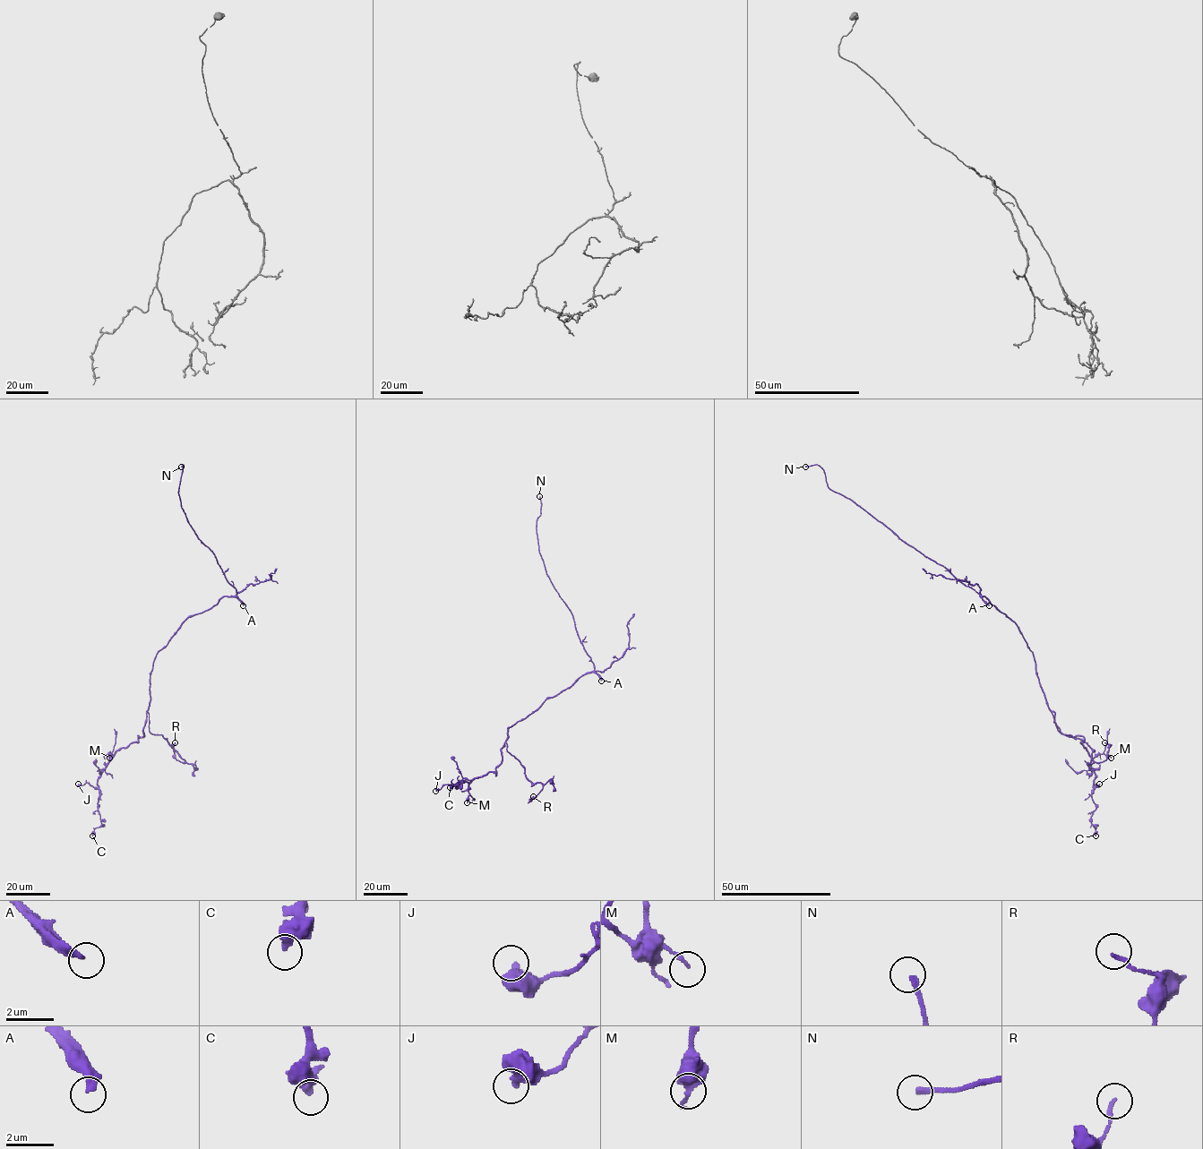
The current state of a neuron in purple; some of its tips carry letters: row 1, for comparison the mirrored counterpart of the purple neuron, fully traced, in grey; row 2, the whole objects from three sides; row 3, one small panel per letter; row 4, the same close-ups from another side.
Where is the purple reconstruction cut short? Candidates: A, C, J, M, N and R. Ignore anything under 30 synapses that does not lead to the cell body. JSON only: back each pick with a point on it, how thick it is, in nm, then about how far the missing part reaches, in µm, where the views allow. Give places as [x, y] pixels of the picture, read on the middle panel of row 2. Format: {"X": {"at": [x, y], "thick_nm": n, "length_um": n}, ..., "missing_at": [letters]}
{"A": {"at": [601, 681], "thick_nm": 280, "length_um": 140}, "N": {"at": [539, 496], "thick_nm": 240, "length_um": 7}, "missing_at": ["A", "N"]}

